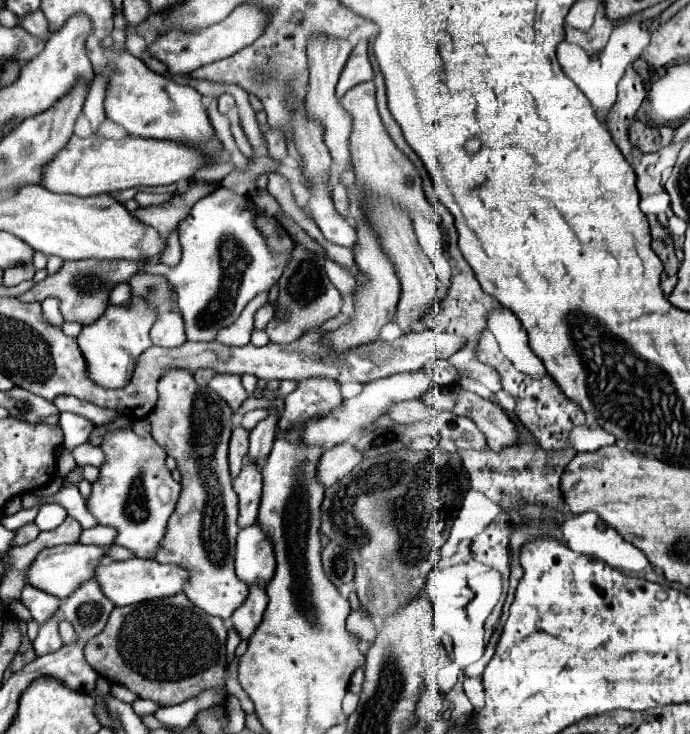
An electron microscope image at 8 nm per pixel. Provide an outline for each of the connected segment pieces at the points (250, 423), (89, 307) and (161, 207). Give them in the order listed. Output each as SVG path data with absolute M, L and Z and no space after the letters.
M253 410L253 412L249 412L249 414L245 414L243 418L241 418L241 426L243 428L247 428L247 430L251 430L253 426L257 426L261 420L265 420L269 416L269 410Z
M145 258L145 260L77 260L77 262L63 262L63 266L53 274L47 276L43 282L37 282L29 292L21 294L21 302L43 302L45 298L53 296L61 302L61 314L69 322L77 322L81 326L93 324L109 306L109 292L121 284L127 282L133 274L137 274L143 266L159 262L157 258Z
M195 182L191 184L185 192L173 194L167 202L163 204L155 204L155 206L147 206L147 208L137 208L133 212L133 216L137 220L141 220L143 224L155 228L159 232L159 236L163 240L167 240L167 236L177 230L179 222L189 214L189 210L193 208L193 204L211 194L213 190L217 190L217 184L207 184L207 182Z

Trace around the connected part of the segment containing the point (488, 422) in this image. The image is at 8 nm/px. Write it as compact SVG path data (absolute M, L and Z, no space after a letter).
M457 386L457 388L447 388L447 390L443 390L443 388L433 388L433 390L429 392L429 396L425 396L423 402L429 404L429 406L433 406L433 408L439 408L439 410L453 412L453 414L457 414L457 416L467 416L467 418L471 418L473 422L477 422L479 430L485 434L487 444L489 444L489 448L491 448L493 452L501 452L501 448L509 448L509 446L513 446L513 444L519 444L519 440L521 440L521 438L519 438L517 424L509 418L507 412L503 412L503 410L501 410L497 404L493 404L491 400L485 400L485 398L477 396L475 392L467 392L467 390L463 390L461 386Z

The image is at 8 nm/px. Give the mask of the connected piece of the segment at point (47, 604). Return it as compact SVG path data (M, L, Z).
M33 586L23 588L21 602L29 608L29 612L33 614L33 618L39 624L45 624L59 610L59 600L55 596L49 596L47 592L41 592L41 590L33 588Z

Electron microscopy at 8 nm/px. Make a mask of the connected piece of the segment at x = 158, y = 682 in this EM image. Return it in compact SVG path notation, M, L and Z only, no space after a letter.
M175 594L113 608L105 628L85 646L85 660L113 684L123 684L141 698L173 706L197 696L201 690L223 688L225 640L227 632L221 618L197 610L185 594Z

